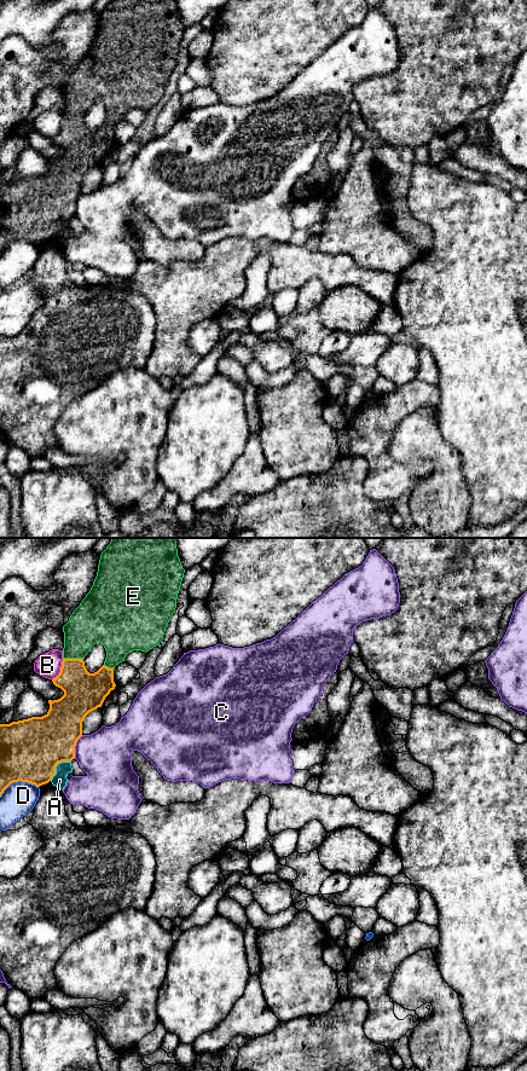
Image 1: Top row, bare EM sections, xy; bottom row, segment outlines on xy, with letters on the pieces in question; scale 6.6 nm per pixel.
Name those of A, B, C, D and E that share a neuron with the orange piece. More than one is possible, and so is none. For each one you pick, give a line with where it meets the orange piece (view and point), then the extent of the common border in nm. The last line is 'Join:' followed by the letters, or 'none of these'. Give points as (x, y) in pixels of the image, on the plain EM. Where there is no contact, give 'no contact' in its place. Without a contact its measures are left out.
E: contact xy (73, 117); length 140 nm
Join: E

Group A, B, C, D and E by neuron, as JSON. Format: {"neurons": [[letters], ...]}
{"neurons": [["A"], ["B"], ["C"], ["D"], ["E"]]}

